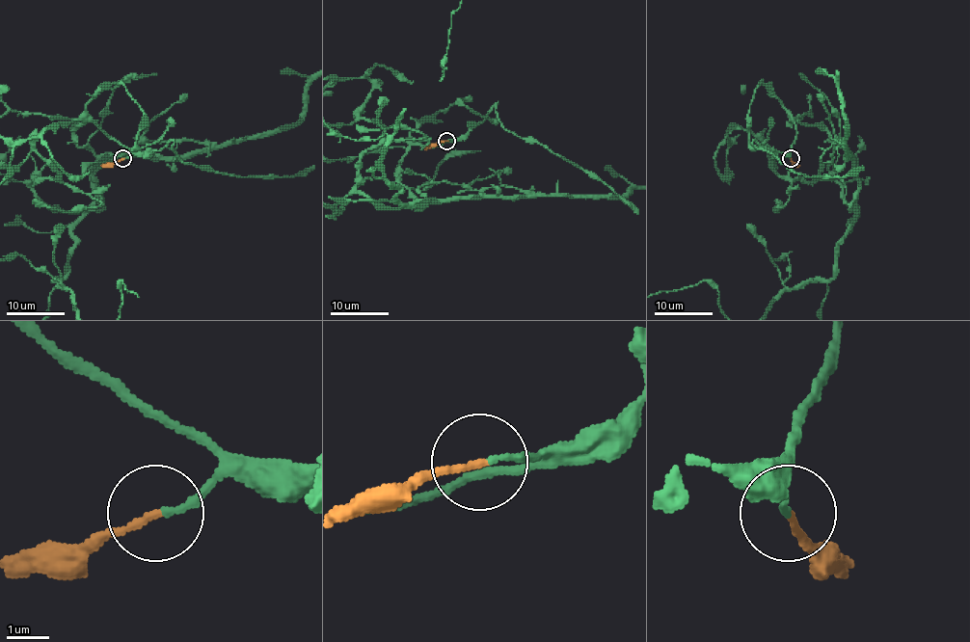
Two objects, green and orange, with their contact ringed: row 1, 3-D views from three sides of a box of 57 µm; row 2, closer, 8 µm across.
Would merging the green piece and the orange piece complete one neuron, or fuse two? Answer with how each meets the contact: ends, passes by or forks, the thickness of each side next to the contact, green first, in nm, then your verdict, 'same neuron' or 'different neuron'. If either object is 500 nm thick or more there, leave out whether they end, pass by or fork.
green ends there; orange ends there; 140 nm thick on the green side, 160 nm on the other; same neuron

